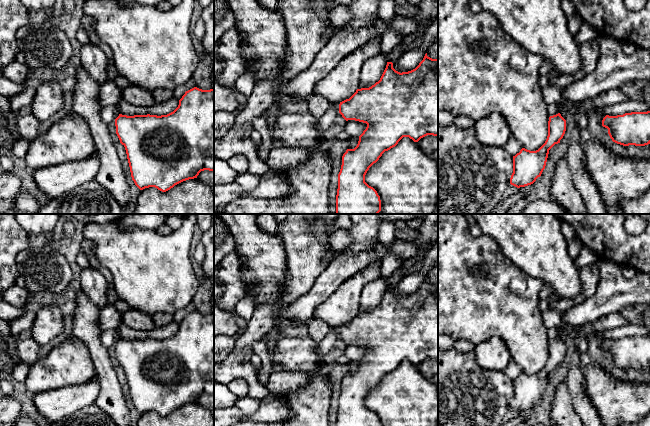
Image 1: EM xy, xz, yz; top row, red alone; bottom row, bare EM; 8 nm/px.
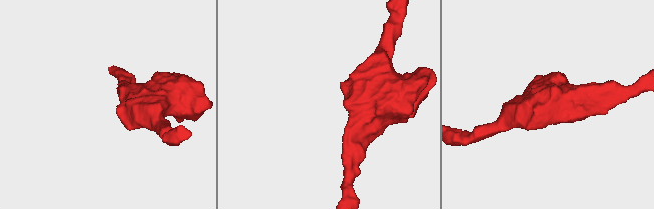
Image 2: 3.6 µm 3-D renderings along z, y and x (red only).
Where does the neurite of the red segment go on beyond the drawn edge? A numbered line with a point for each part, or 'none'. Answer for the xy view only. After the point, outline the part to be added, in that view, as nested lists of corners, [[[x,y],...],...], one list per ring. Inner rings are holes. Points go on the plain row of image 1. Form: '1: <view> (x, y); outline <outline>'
none

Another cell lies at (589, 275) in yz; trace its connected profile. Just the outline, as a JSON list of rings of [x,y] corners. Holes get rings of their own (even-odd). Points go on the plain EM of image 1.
[[[596,263],[580,269],[580,278],[583,284],[582,292],[573,299],[559,299],[550,303],[549,309],[558,310],[562,313],[574,306],[581,304],[585,299],[591,297],[599,283],[599,269]]]

